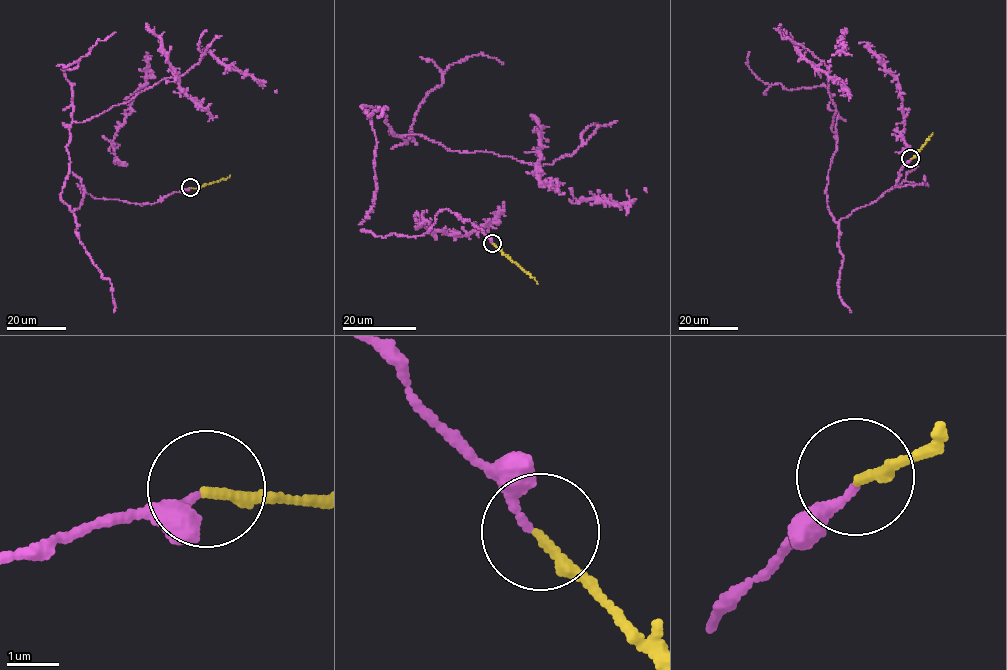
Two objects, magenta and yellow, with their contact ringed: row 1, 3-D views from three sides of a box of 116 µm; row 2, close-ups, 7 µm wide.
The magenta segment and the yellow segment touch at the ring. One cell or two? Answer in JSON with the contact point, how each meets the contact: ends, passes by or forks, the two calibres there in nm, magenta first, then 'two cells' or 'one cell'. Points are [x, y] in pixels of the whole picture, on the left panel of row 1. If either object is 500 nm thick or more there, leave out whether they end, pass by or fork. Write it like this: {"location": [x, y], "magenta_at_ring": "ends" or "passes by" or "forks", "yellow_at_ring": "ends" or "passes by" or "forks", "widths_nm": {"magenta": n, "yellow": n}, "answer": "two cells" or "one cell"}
{"location": [190, 187], "magenta_at_ring": "ends", "yellow_at_ring": "ends", "widths_nm": {"magenta": 180, "yellow": 200}, "answer": "one cell"}

